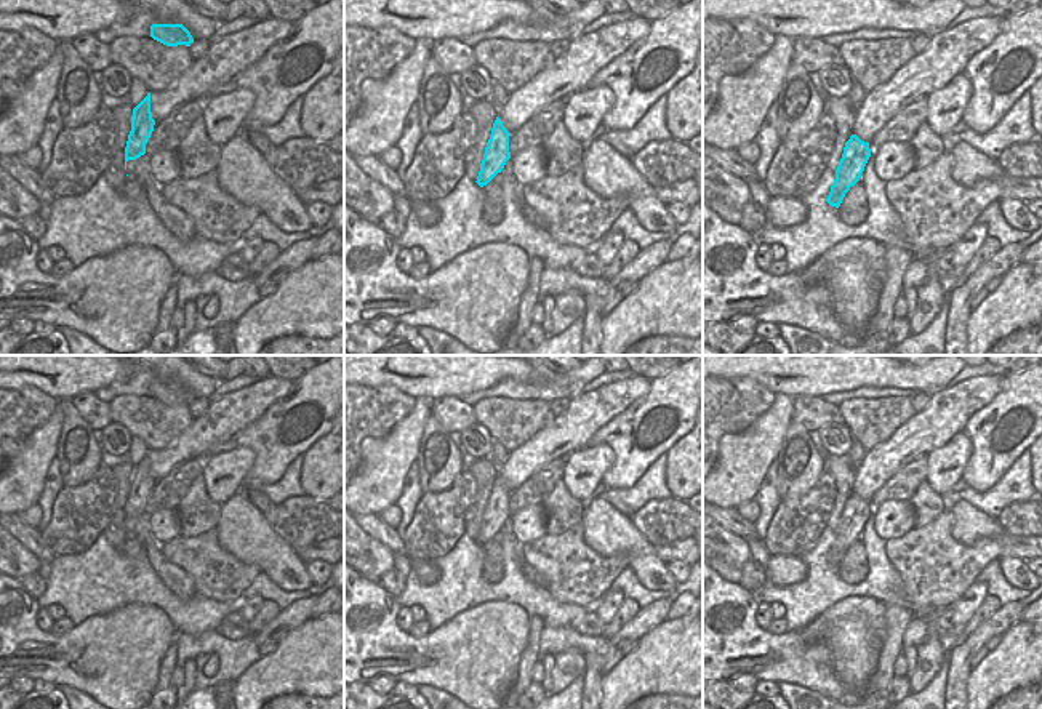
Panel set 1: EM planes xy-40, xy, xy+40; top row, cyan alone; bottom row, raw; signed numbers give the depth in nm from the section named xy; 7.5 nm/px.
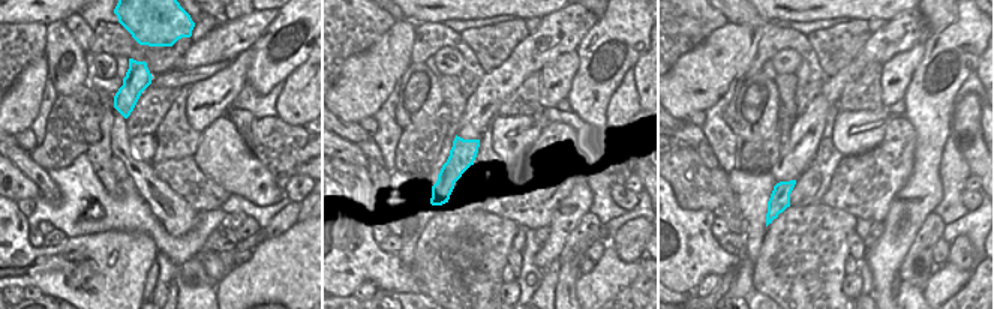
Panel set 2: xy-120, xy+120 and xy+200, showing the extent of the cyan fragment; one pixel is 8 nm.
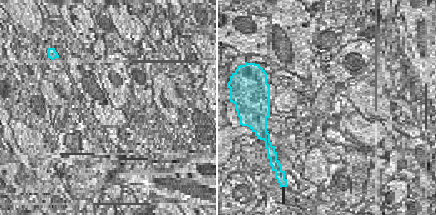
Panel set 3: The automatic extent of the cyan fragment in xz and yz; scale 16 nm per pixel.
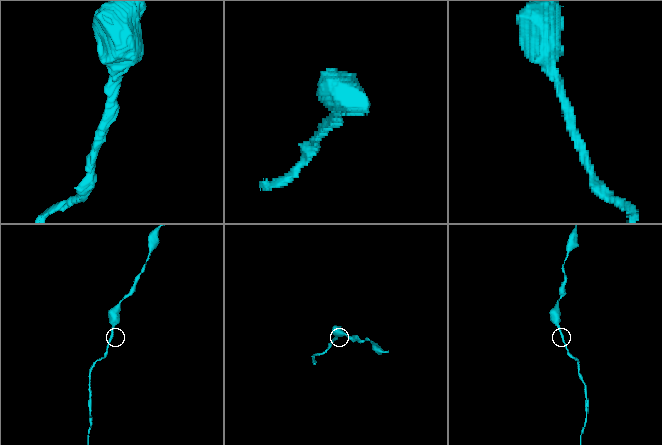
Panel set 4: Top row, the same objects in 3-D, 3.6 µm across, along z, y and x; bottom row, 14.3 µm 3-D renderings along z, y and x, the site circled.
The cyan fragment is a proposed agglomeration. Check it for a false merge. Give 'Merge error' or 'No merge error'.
No merge error

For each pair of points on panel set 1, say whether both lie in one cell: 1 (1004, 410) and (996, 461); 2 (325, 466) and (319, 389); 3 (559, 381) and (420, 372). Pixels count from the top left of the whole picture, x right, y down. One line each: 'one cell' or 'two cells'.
1: one cell
2: two cells
3: one cell

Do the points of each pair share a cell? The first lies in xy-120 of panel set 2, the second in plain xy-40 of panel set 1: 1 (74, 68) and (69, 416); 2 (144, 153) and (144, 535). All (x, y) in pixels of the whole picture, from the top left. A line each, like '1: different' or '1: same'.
1: same
2: different

